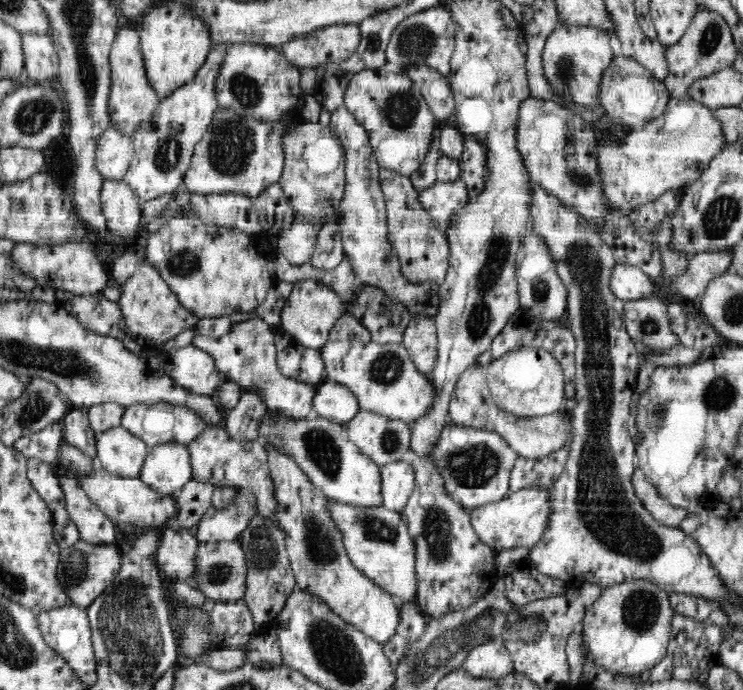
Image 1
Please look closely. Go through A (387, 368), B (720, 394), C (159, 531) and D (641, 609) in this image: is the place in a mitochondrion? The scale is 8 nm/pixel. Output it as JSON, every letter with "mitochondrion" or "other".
{"A":"mitochondrion","B":"mitochondrion","C":"other","D":"mitochondrion"}

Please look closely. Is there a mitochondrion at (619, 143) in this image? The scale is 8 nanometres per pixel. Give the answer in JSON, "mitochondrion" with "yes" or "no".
{"mitochondrion":"no"}

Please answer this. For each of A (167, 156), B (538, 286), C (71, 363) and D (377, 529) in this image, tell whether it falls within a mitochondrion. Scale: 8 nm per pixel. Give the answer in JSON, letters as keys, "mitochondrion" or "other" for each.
{"A":"mitochondrion","B":"mitochondrion","C":"mitochondrion","D":"mitochondrion"}

